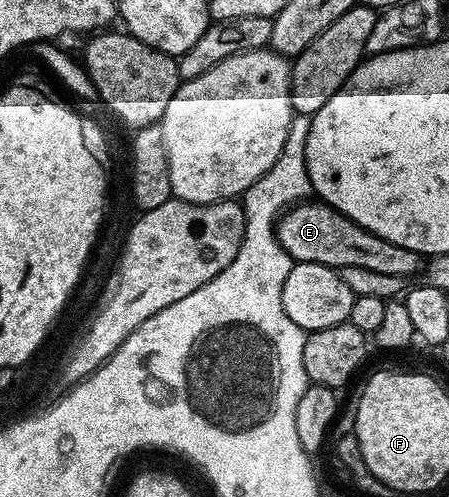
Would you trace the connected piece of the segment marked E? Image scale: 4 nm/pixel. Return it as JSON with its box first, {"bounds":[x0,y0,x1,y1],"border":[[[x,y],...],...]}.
{"bounds":[276,199,424,279],"border":[[[307,199],[291,205],[278,218],[276,228],[280,243],[294,263],[320,263],[339,271],[344,267],[368,267],[368,271],[381,271],[384,275],[396,275],[403,279],[409,279],[424,265],[423,254],[408,251],[408,247],[396,247],[396,243],[388,243],[388,239],[372,235],[372,231],[360,227],[321,199]]]}

